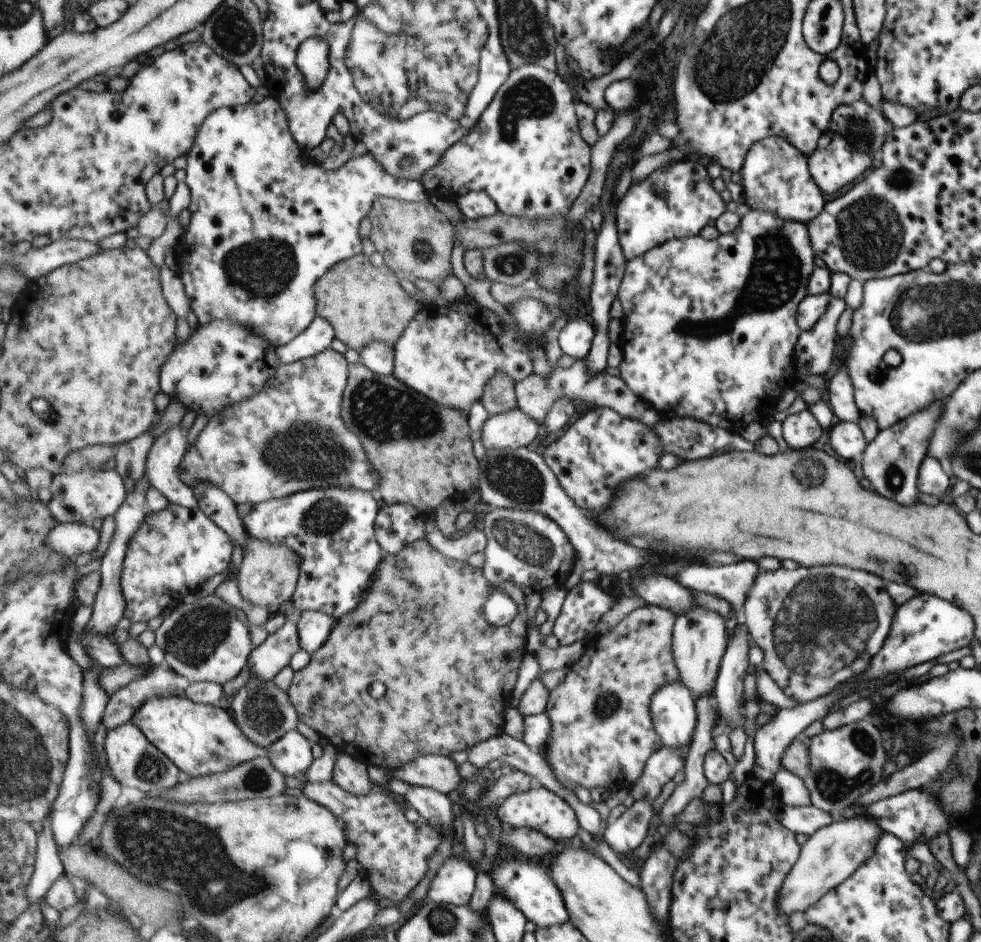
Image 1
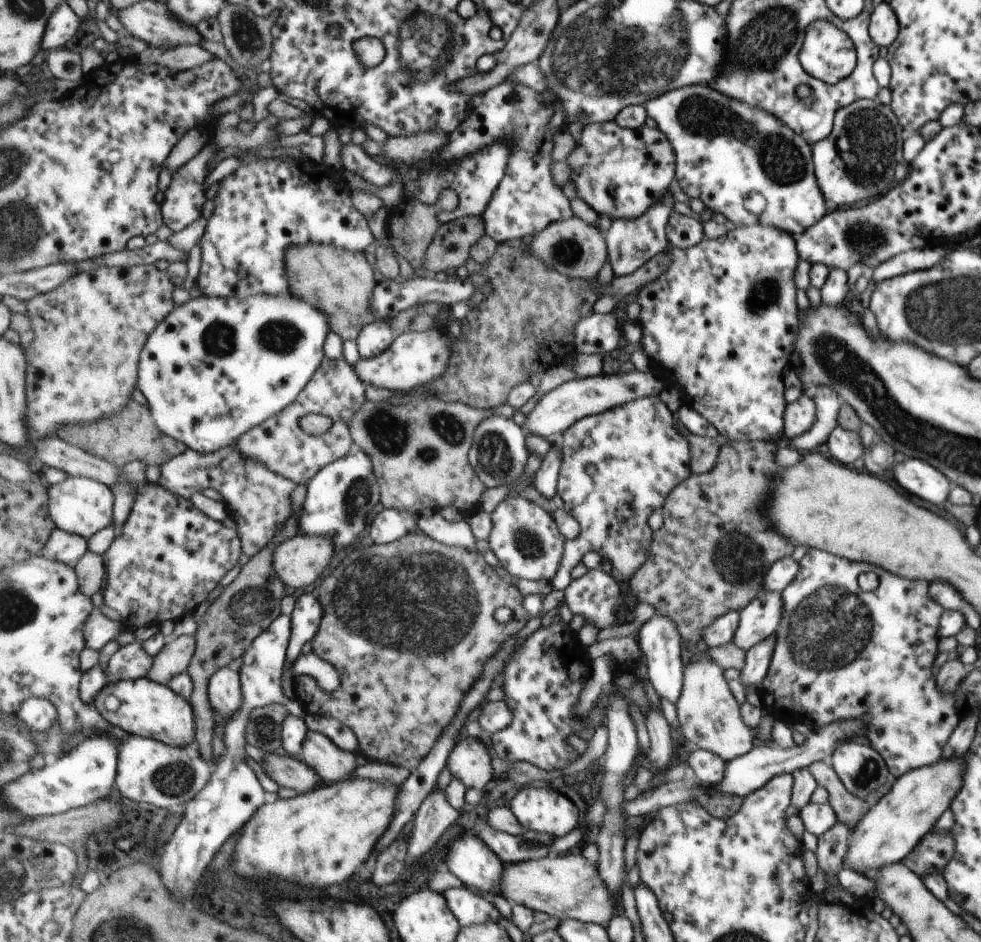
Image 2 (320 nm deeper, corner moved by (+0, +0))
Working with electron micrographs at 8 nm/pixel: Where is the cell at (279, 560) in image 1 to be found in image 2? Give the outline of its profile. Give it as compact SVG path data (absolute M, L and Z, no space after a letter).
M299 533L276 548L274 569L289 588L307 588L330 566L335 547L329 535Z

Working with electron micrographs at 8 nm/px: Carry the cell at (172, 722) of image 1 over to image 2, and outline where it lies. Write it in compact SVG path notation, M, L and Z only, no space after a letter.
M149 677L137 680L122 680L114 683L109 682L95 697L94 706L101 713L105 722L113 727L121 727L123 732L127 732L127 734L151 737L179 748L196 744L196 714L190 701L177 694L169 685L155 682Z

